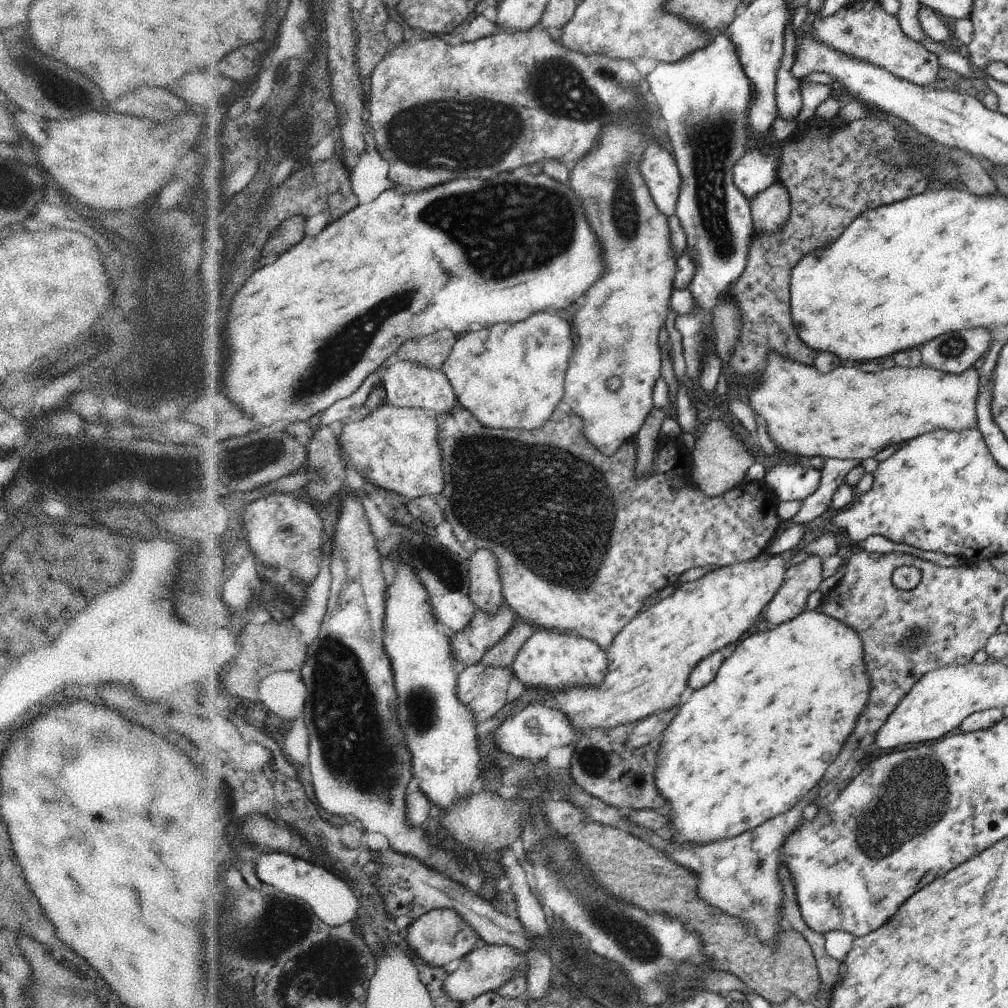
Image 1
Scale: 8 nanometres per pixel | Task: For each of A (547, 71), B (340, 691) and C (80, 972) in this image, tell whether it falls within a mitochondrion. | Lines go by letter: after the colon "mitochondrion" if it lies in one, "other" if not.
A: mitochondrion
B: mitochondrion
C: other

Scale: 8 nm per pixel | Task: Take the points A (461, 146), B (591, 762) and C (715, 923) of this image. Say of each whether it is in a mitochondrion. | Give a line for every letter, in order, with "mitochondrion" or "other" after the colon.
A: mitochondrion
B: mitochondrion
C: other

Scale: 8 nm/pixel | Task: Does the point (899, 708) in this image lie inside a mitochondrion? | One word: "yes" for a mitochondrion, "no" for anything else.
no

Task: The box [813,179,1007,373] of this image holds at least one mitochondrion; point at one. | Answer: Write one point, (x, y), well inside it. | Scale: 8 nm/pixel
(952, 349)

